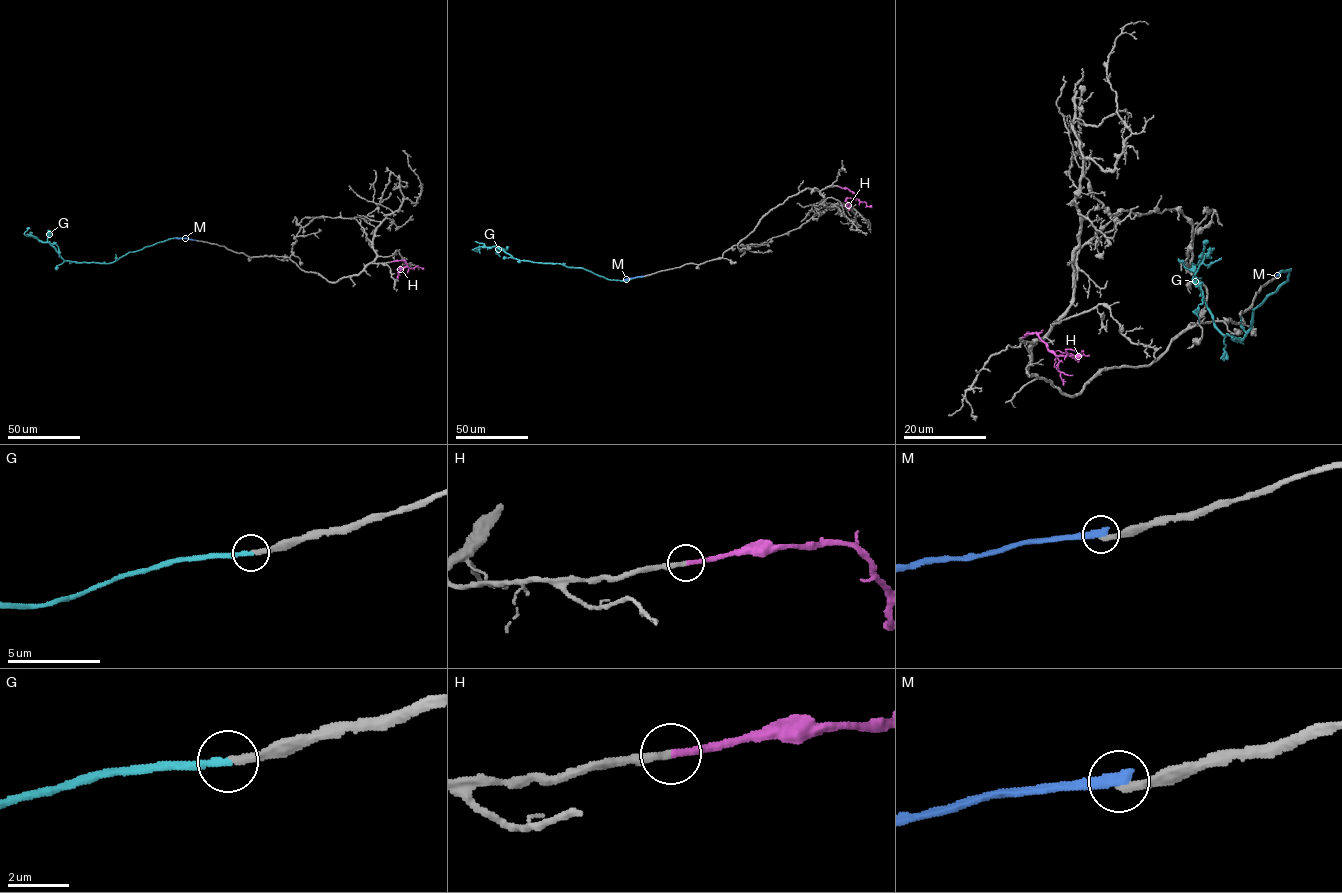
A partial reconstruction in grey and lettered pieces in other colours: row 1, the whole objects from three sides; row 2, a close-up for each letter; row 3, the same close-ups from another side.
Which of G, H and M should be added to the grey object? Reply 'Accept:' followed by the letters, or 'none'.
Accept: G, H

